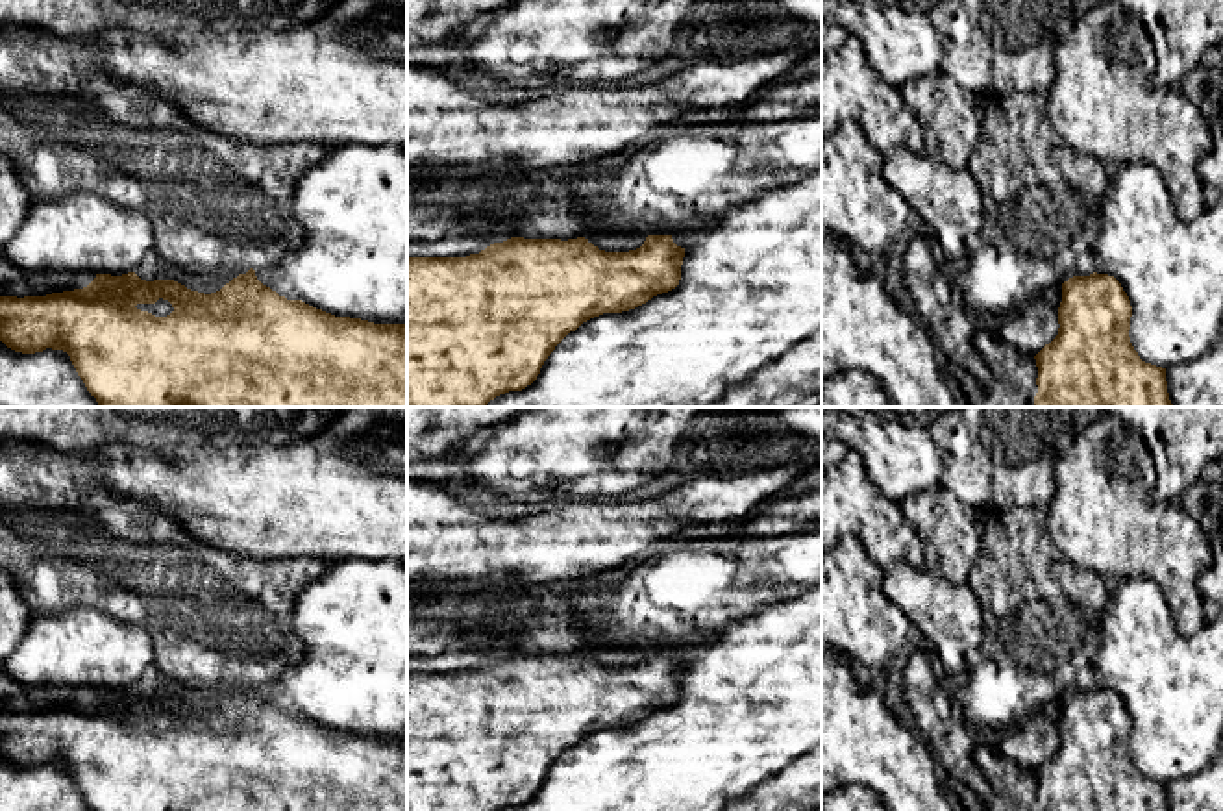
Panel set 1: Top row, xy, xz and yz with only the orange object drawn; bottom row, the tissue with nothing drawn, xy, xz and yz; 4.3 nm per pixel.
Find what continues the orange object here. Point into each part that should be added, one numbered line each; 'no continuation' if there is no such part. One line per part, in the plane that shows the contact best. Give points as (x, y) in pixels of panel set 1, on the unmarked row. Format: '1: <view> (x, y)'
no continuation

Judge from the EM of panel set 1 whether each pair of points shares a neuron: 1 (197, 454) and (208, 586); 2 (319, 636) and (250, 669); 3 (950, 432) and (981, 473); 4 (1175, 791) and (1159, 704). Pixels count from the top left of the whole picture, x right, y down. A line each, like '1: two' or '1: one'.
1: two
2: two
3: one
4: two

